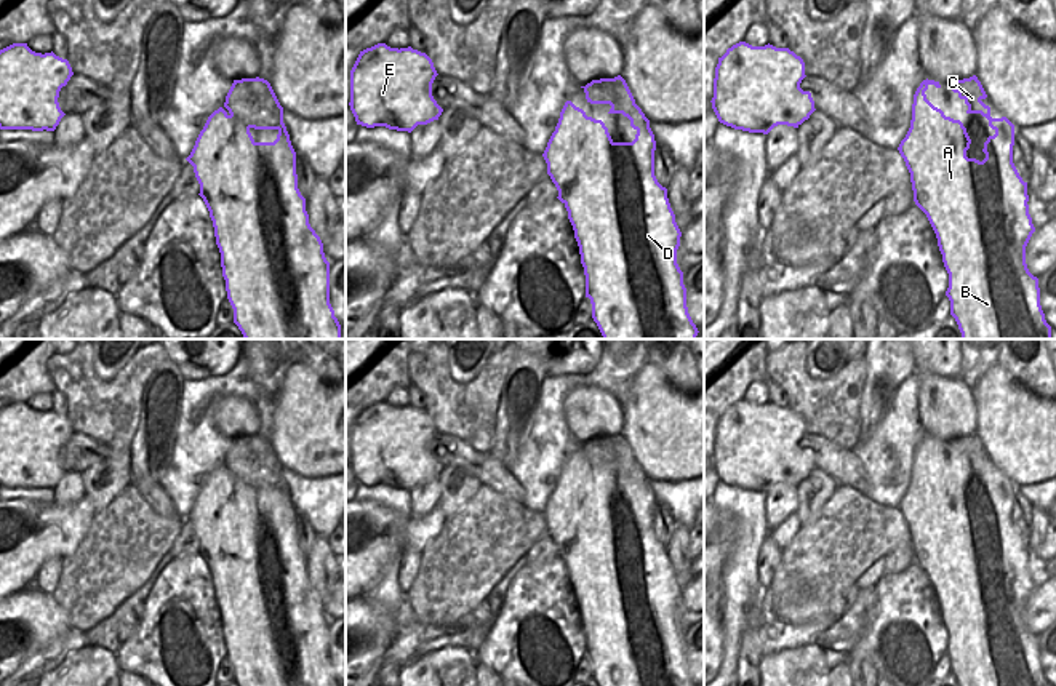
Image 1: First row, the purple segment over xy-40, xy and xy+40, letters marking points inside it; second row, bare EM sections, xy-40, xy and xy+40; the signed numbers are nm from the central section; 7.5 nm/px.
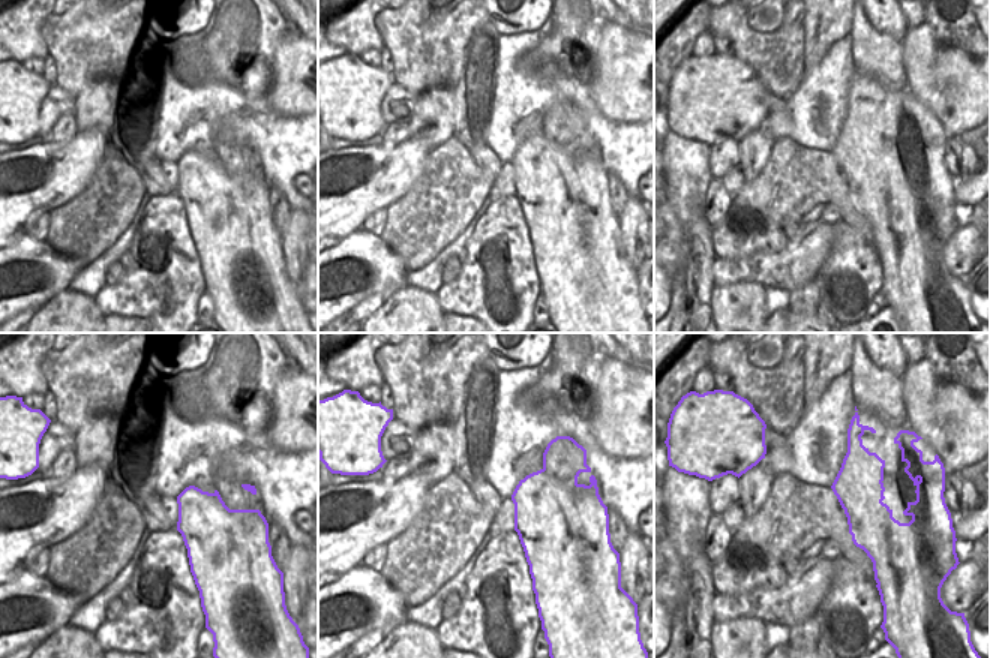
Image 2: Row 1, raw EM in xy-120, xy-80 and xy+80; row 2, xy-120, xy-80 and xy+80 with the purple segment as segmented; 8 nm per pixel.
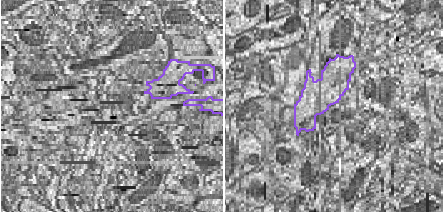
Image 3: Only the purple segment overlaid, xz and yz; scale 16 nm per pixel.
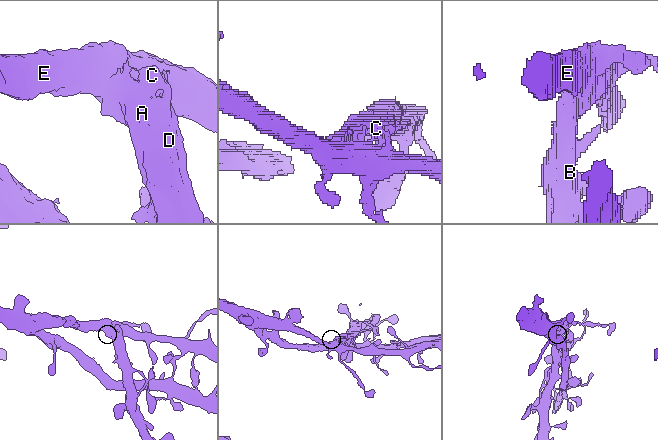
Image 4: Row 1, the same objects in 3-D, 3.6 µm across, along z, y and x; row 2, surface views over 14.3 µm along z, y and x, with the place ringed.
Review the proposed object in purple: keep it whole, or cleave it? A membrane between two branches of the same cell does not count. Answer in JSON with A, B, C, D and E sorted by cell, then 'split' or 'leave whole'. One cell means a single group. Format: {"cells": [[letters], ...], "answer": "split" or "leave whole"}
{"cells": [["A", "B", "C", "D"], ["E"]], "answer": "split"}

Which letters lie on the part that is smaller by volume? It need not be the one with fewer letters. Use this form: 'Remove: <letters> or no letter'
Remove: A, B, C, D

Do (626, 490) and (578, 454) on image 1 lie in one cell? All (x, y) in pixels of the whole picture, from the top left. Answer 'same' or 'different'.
same

